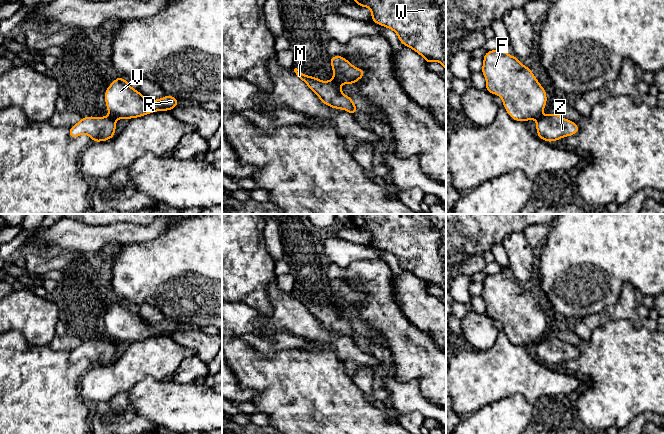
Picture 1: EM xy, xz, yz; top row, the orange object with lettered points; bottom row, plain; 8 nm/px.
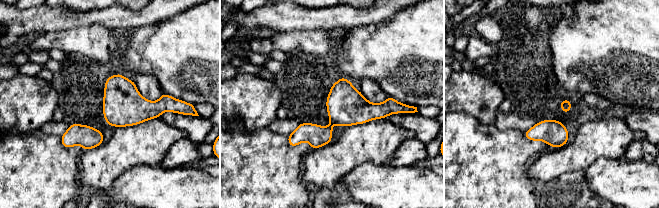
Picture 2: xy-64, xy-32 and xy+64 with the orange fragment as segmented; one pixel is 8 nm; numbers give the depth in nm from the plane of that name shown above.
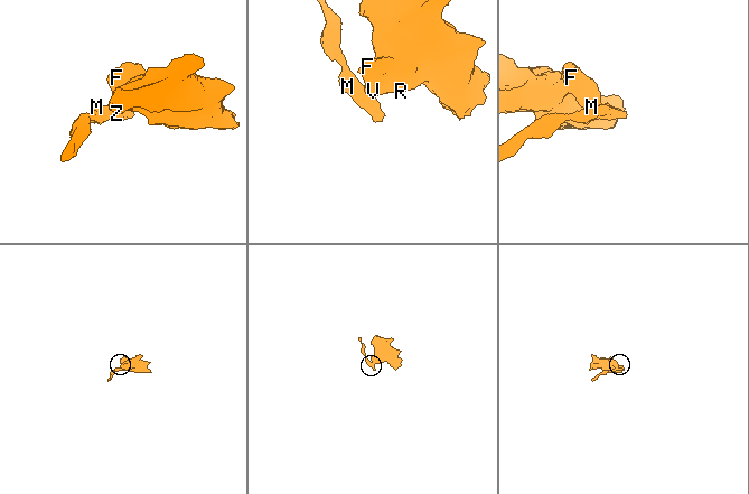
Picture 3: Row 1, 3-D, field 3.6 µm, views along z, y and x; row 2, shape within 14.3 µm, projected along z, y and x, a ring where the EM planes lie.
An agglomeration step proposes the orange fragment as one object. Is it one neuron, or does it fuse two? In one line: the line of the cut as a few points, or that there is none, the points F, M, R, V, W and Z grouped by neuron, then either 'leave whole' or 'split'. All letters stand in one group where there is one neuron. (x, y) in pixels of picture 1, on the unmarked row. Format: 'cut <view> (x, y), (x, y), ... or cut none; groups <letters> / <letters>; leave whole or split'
cut xy (109, 338), (115, 343); groups F R V W / M Z; split

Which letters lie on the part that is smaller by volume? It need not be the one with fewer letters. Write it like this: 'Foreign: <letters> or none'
Foreign: M, Z

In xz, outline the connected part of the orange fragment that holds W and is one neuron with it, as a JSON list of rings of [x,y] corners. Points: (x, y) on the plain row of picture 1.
[[[351,214],[356,229],[368,231],[375,248],[393,254],[399,265],[420,278],[427,289],[438,285],[446,295],[446,214]]]

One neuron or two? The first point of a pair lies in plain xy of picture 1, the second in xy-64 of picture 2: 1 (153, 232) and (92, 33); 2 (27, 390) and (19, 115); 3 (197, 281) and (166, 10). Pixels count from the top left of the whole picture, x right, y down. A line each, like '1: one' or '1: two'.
1: two
2: two
3: two

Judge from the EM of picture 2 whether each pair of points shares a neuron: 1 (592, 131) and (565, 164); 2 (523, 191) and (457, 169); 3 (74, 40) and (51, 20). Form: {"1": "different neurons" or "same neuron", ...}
{"1": "same neuron", "2": "same neuron", "3": "different neurons"}

